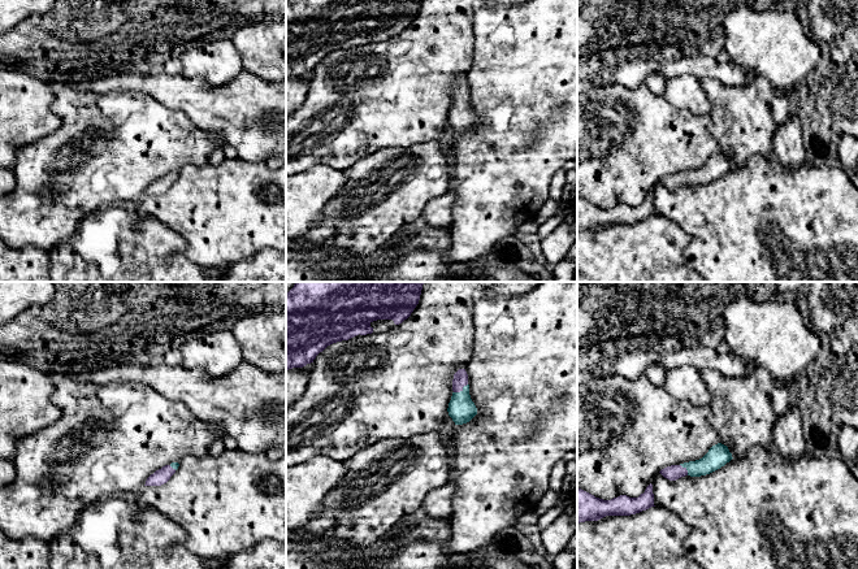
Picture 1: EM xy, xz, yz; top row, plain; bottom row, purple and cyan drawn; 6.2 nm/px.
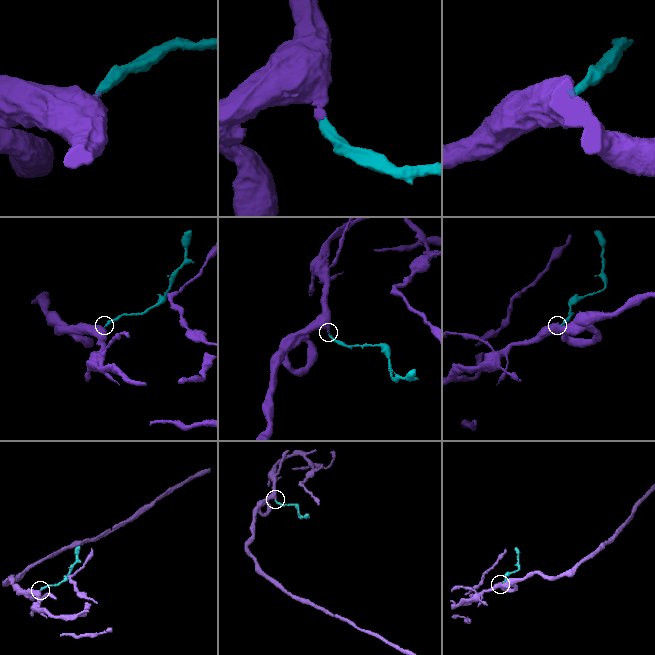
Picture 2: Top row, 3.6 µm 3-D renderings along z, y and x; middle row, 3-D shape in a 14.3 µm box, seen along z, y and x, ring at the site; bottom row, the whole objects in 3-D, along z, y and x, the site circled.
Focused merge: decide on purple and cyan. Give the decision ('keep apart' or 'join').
join

